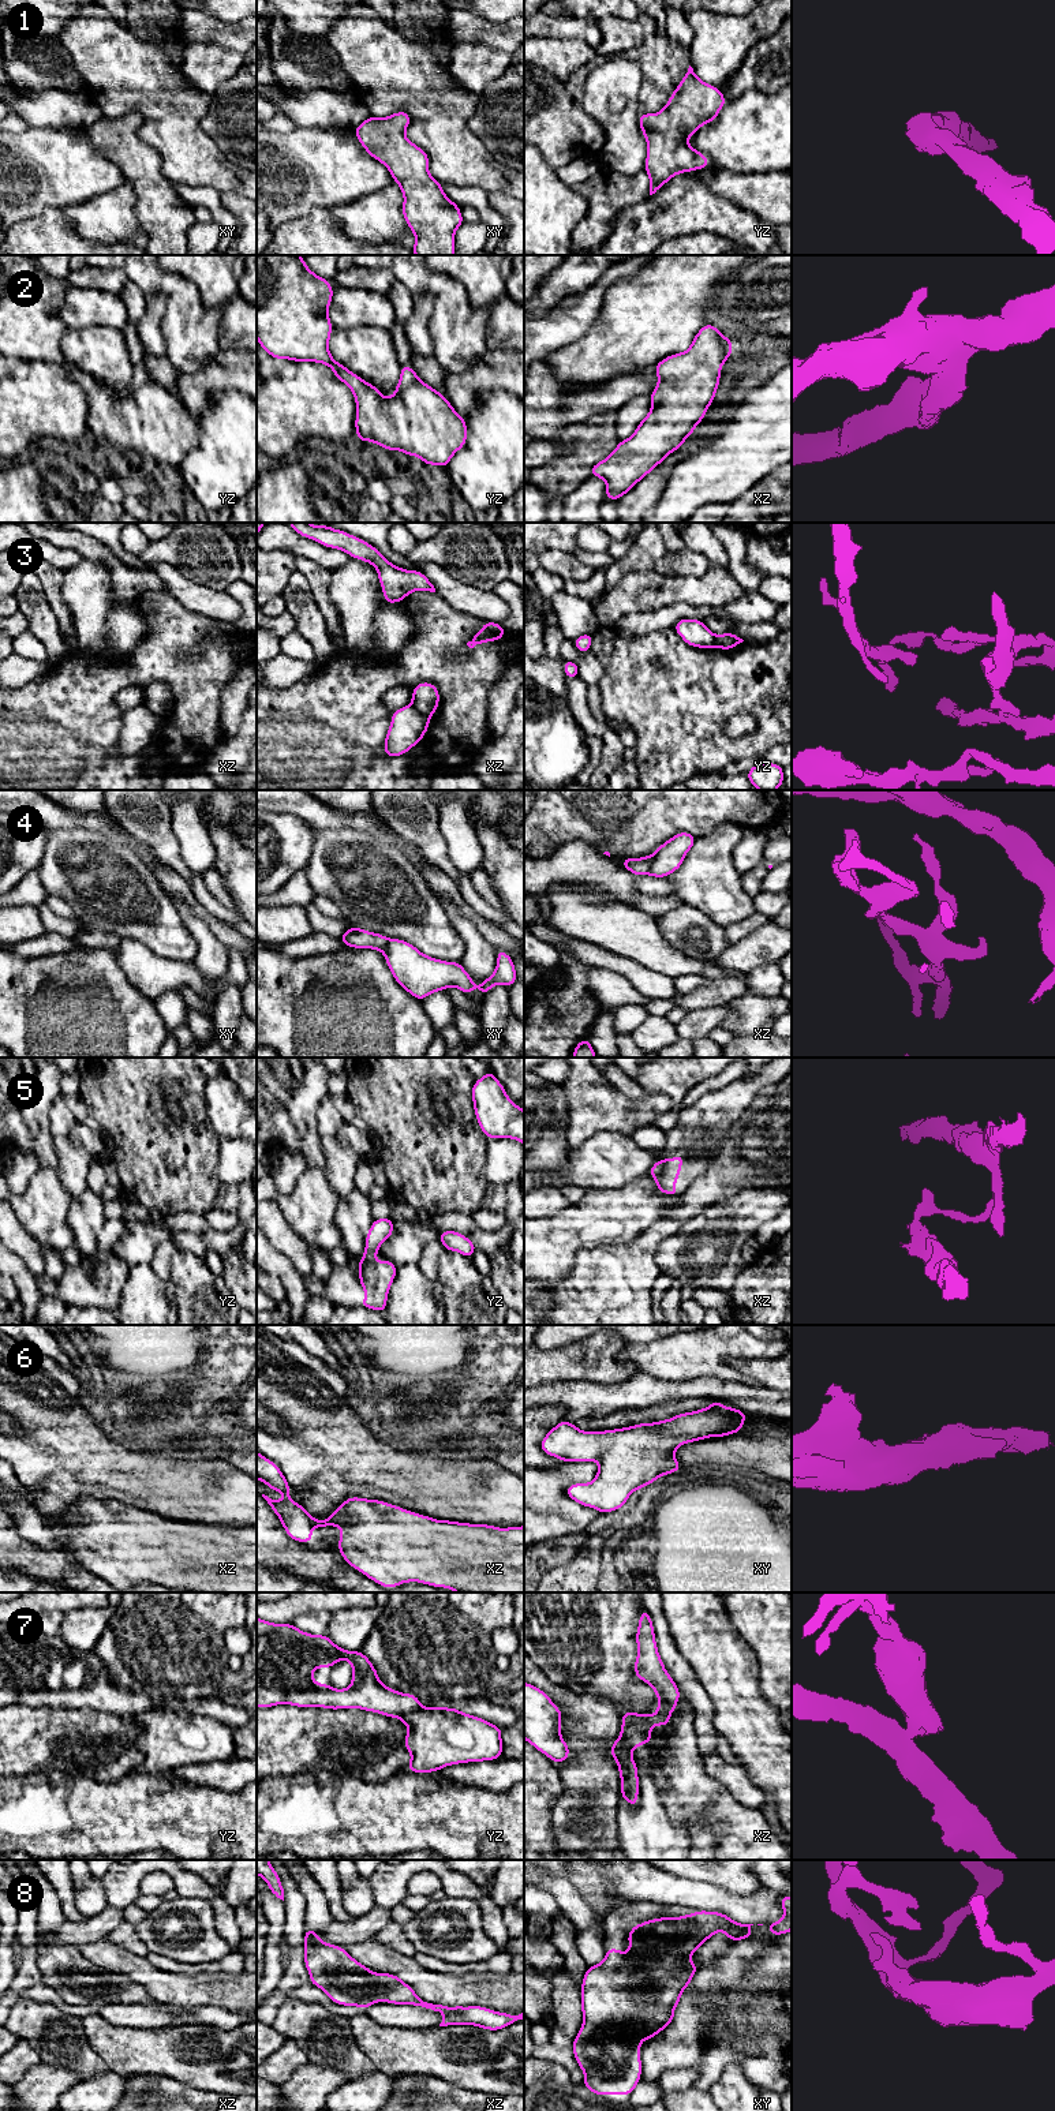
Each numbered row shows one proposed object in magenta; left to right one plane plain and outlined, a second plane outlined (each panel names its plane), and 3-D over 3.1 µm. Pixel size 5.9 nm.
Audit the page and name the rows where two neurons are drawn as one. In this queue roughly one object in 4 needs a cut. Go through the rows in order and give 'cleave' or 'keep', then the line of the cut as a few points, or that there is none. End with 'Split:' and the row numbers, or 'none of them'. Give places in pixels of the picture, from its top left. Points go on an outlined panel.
1: keep | no cut
2: keep | no cut
3: cleave | xz (410, 704), (429, 717)
4: cleave | xz (654, 854), (647, 872)
5: cleave | xz (662, 1160), (662, 1171), (654, 1176)
6: keep | no cut
7: cleave | yz (421, 1706), (399, 1718)
8: keep | no cut
Split: 3, 4, 5, 7

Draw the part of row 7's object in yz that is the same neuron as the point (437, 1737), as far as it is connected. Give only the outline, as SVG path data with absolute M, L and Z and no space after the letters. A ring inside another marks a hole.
M420 1707L400 1719L408 1726L404 1747L411 1753L407 1767L412 1773L426 1774L459 1763L495 1760L504 1751L501 1728L479 1717L464 1714L459 1708Z

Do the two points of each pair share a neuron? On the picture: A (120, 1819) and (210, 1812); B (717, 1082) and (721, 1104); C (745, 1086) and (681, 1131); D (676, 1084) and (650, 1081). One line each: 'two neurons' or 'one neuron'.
A: one neuron
B: two neurons
C: one neuron
D: one neuron

